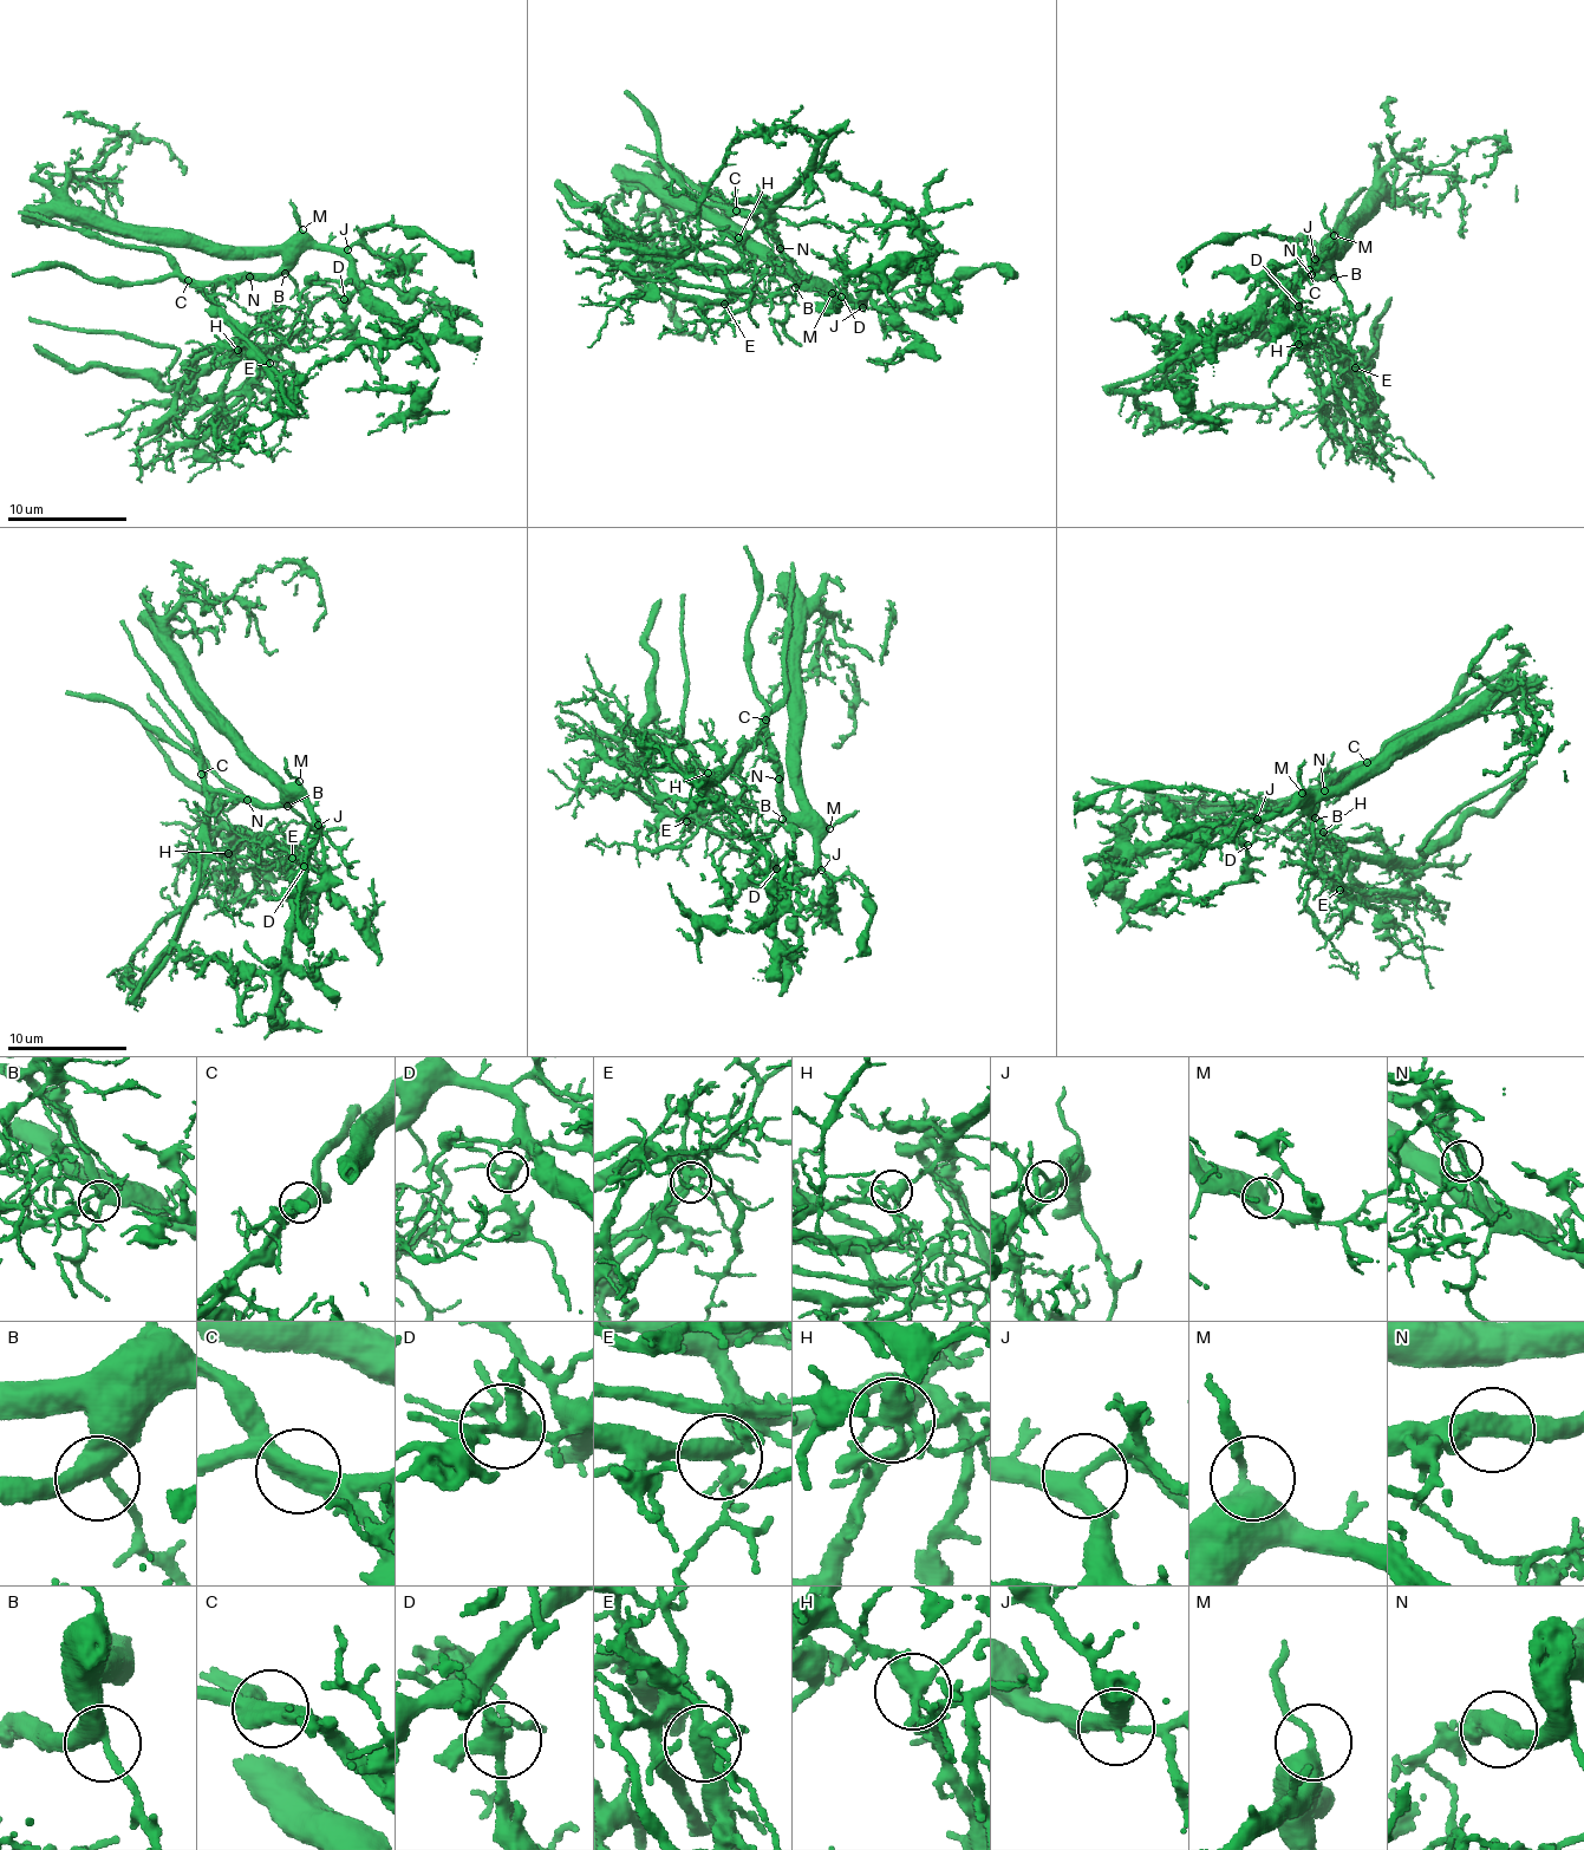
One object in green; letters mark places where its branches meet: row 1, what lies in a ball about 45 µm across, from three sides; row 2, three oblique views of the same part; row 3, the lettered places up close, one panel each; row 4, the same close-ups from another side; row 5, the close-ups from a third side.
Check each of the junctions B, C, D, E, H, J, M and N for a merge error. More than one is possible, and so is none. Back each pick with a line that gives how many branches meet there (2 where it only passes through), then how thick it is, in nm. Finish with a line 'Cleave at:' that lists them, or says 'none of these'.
C: 2 branches meet; 500 nm thick
H: 6 branches meet; 360 nm thick
Cleave at: C, H

